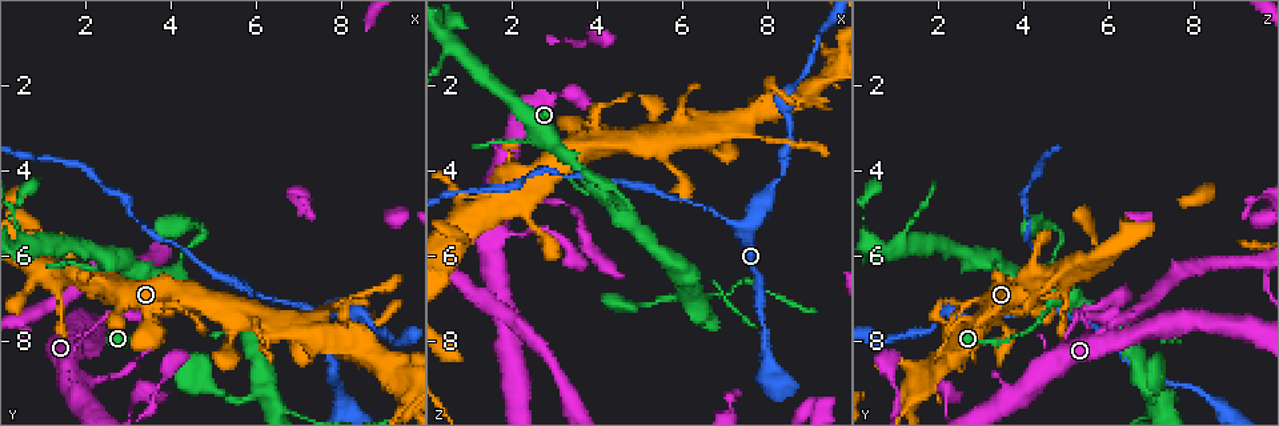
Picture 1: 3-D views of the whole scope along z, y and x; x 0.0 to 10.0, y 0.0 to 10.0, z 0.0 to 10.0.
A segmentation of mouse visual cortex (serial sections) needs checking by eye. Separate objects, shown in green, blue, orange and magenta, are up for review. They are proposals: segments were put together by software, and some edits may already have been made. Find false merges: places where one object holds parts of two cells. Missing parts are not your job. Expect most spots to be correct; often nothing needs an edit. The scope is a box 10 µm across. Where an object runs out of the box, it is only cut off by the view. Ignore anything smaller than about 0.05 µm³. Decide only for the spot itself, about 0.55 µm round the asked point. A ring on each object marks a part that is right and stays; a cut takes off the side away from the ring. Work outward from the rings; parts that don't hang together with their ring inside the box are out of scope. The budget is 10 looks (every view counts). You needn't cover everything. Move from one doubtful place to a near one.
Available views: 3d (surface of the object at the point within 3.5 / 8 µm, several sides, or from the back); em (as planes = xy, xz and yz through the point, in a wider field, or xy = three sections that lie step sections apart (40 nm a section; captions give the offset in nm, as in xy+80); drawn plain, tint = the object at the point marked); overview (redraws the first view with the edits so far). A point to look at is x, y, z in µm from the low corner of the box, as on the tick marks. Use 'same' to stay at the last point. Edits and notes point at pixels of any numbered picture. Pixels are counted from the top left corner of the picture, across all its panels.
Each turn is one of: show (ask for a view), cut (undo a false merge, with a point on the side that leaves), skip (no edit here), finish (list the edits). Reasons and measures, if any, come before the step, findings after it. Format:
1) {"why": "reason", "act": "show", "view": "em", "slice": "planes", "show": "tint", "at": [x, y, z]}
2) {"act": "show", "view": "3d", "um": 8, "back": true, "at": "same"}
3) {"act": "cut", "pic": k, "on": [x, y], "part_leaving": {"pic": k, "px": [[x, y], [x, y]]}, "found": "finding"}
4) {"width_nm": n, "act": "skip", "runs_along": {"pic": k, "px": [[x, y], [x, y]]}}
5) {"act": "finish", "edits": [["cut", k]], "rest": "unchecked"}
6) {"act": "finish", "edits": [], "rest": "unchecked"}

{"act": "show", "view": "3d", "um": 8, "at": [6.90, 7.10, 5.10]}

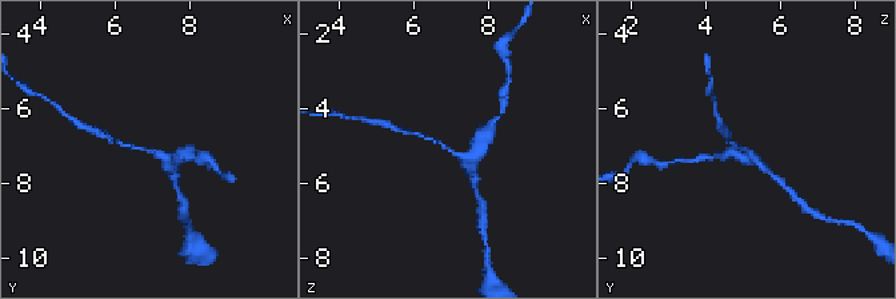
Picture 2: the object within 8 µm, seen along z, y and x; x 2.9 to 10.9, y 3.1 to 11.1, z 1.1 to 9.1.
{"why": "need the tissue", "act": "show", "view": "em", "slice": "xy", "step": 3, "show": "tint", "at": "same"}

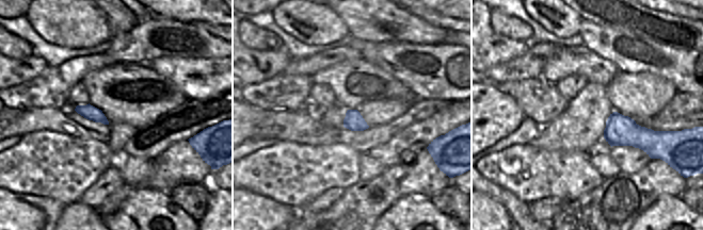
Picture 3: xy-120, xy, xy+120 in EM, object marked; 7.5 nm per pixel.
{"arm_widths_nm": [150, 250], "act": "skip", "runs_along": {"pic": 2, "px": [[472, 167], [471, 158], [414, 132]]}, "found": "all the same cell"}

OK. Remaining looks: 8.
{"why": "arms part here", "act": "show", "view": "3d", "um": 3.5, "at": [7.25, 7.80, 2.85]}

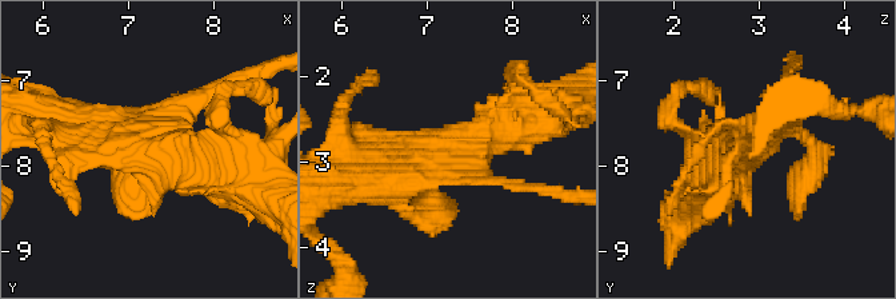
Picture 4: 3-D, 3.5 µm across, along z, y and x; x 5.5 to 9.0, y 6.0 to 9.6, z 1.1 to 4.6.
{"act": "skip", "runs_along": {"pic": 4, "px": [[367, 178], [523, 123]]}, "found": "continuous, no second cell"}

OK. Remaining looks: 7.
{"why": "sharp bend", "act": "show", "view": "3d", "um": 3.5, "back": true, "at": [1.70, 8.85, 4.60]}

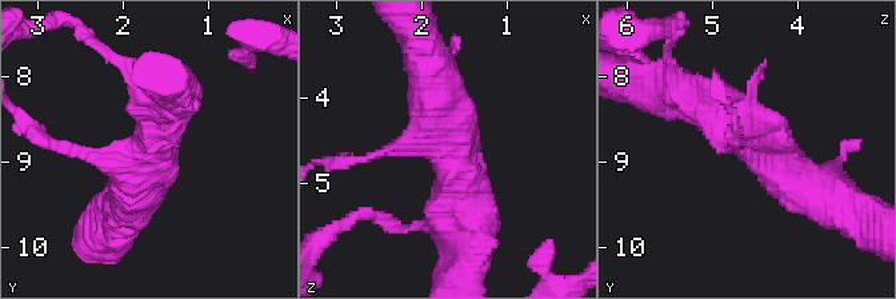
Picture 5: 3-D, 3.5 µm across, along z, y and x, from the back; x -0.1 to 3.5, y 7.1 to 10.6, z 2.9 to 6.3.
{"why": "shape alone is not enough", "act": "show", "view": "em", "slice": "xy", "step": 2, "show": "tint", "at": [1.80, 8.85, 4.55]}

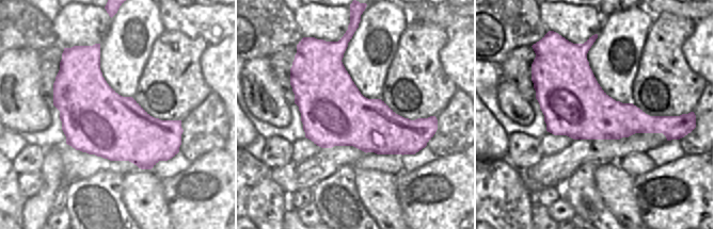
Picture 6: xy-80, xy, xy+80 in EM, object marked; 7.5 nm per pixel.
{"act": "skip", "runs_along": {"pic": 5, "px": [[683, 96], [711, 104], [812, 191]]}, "found": "one cell here"}

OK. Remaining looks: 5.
{"why": "abrupt turn", "act": "show", "view": "3d", "um": 3.5, "back": true, "at": [3.25, 9.30, 2.30]}

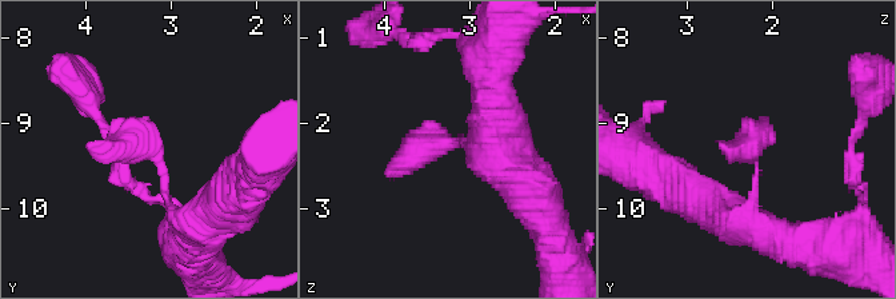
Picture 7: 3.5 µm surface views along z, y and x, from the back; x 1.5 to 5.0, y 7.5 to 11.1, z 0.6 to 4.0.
{"why": "shape alone is not enough", "act": "show", "view": "em", "slice": "planes", "show": "tint", "at": [3.30, 9.25, 2.25]}

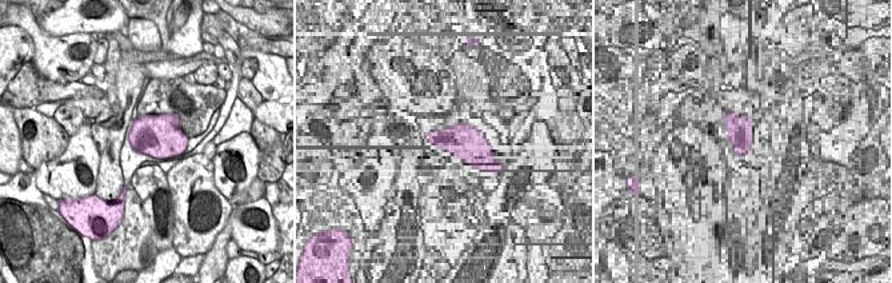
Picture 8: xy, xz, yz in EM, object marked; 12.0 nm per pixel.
{"act": "skip", "runs_along": {"pic": 7, "px": [[494, 156], [456, 139], [387, 172]]}, "found": "one cell here"}

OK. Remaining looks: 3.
{"act": "finish", "edits": [], "rest": "unchecked"}

